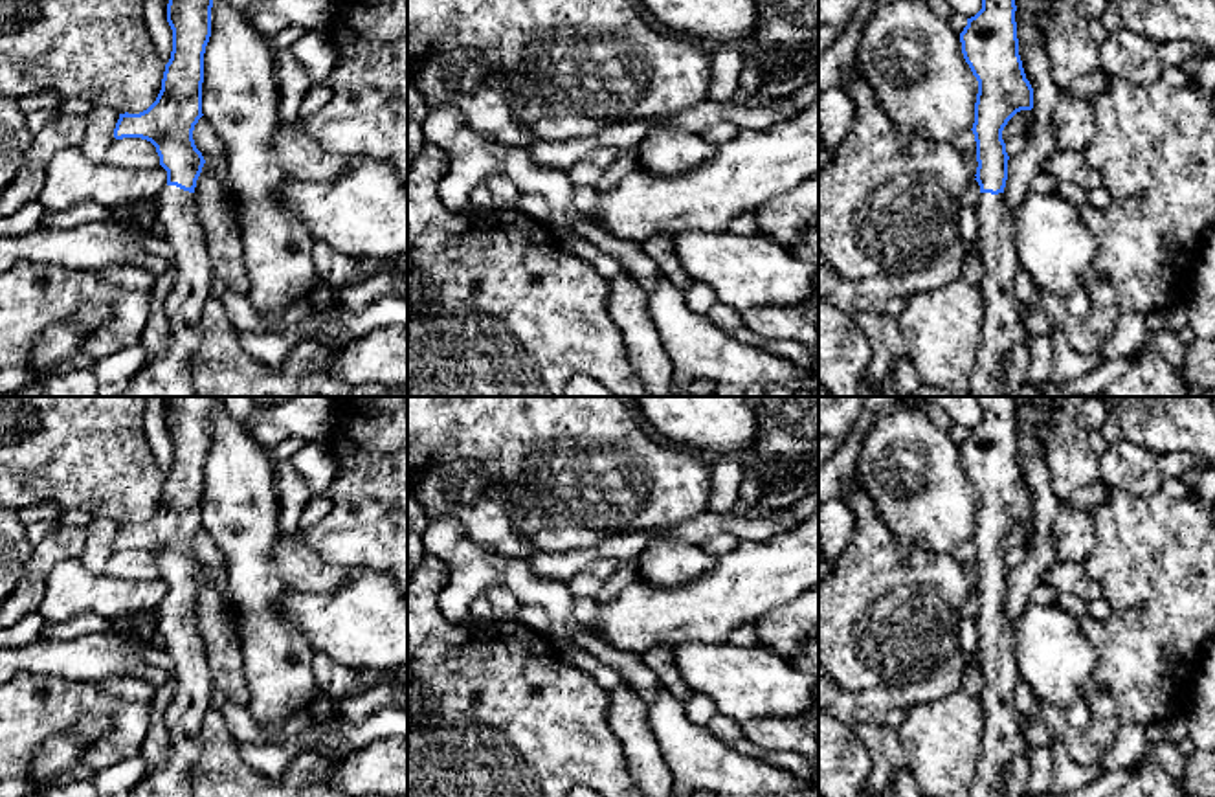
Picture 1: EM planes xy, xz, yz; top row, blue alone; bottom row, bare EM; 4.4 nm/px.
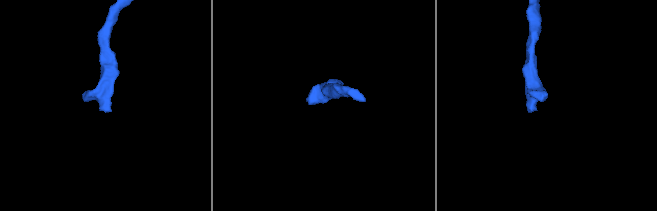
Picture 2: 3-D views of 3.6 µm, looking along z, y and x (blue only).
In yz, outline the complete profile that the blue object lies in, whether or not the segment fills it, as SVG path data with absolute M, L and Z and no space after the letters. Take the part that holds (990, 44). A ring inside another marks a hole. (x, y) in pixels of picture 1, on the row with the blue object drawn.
M982 0L982 9L967 18L967 26L960 33L962 53L973 75L978 81L975 103L973 134L976 141L976 182L980 185L978 215L978 242L984 277L980 290L986 299L982 343L976 353L976 364L971 373L969 397L1011 397L1000 384L1004 356L1026 334L1022 323L1022 303L1015 292L1015 274L1020 268L1015 248L1015 206L1009 206L1004 196L1008 180L1008 152L1002 140L1002 130L1008 121L1020 110L1033 108L1033 88L1026 79L1019 55L1015 0Z

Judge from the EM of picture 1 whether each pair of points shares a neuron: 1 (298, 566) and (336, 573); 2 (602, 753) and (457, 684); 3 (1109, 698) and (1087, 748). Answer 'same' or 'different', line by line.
1: same
2: same
3: different

